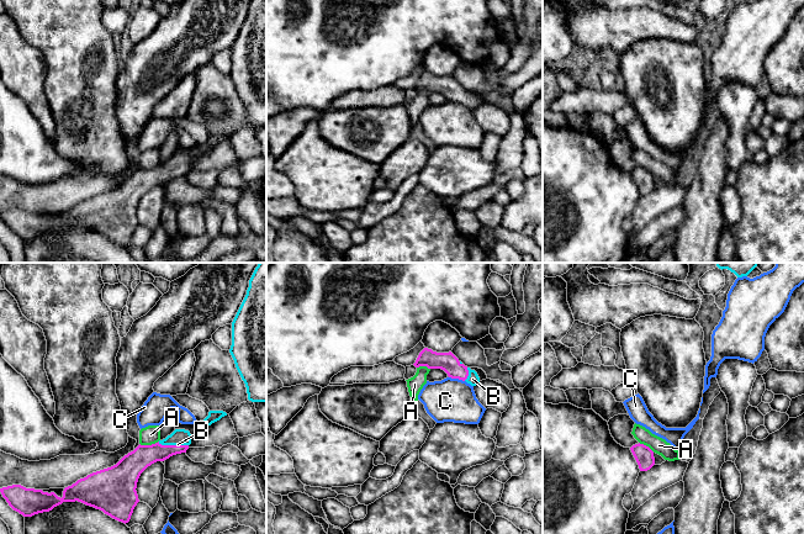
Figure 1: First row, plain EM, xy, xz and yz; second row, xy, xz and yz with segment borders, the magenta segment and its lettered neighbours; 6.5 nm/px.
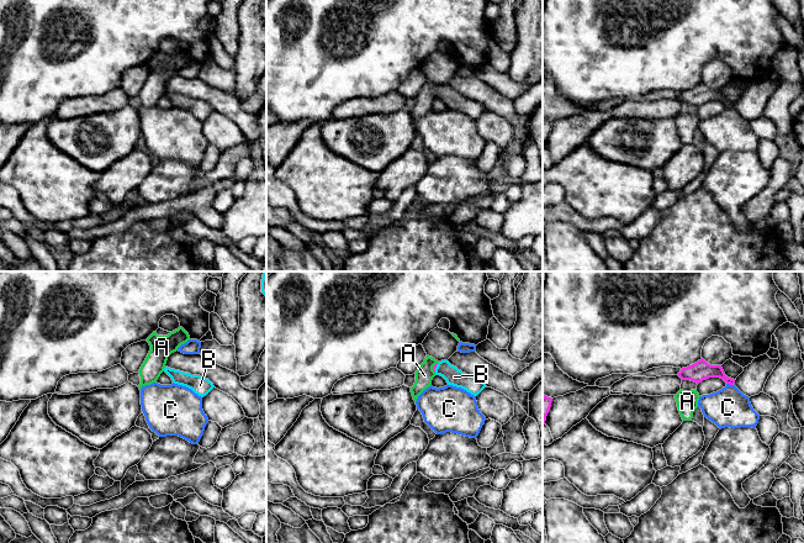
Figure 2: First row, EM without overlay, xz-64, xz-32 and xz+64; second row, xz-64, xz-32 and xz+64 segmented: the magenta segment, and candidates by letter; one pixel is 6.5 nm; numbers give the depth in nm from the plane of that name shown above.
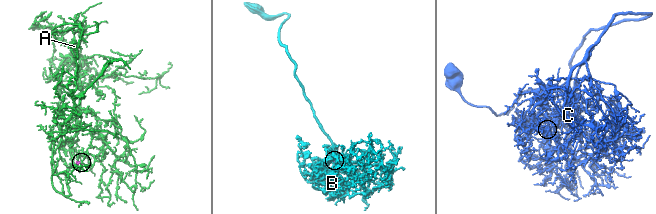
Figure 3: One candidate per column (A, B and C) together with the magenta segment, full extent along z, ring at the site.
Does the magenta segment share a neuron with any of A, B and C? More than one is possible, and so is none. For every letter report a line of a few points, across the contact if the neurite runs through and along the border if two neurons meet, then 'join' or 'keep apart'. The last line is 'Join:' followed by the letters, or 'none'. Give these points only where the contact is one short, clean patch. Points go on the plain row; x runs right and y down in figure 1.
A: line xy (158, 164), (151, 168), (139, 168); keep apart
B: join
C: line xz (449, 100), (464, 105); keep apart
Join: B

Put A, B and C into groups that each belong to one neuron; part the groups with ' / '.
A / B / C

